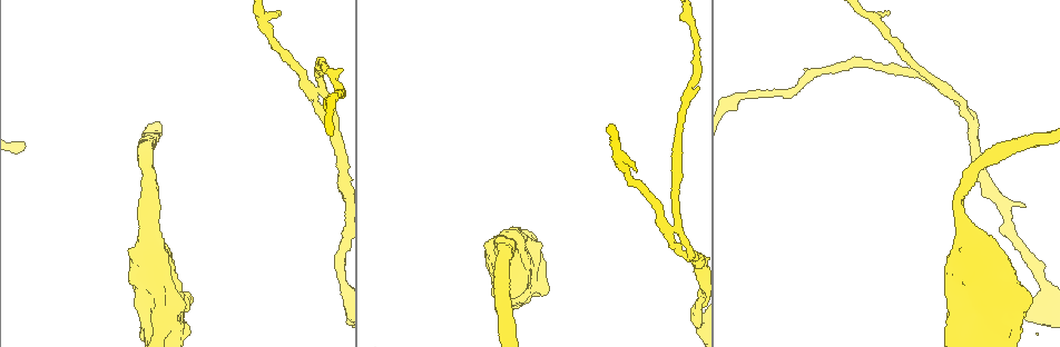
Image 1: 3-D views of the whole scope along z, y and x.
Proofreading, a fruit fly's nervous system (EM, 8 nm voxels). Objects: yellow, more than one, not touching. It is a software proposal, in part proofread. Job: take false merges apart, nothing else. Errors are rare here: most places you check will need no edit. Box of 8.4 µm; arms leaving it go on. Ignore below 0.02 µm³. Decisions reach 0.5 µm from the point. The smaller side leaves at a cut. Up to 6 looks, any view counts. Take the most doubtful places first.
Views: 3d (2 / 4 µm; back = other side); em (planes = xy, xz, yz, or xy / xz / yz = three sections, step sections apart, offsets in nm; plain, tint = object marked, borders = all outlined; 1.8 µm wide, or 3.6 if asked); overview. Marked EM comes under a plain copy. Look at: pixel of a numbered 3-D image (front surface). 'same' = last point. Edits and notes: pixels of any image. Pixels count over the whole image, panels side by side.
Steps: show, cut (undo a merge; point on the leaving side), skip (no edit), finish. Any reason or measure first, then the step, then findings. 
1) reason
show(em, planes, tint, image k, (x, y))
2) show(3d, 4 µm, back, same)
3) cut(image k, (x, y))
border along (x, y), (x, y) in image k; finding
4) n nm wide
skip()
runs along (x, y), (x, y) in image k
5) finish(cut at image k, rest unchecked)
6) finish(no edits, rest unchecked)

touches itself
show(em, planes, tint, image 1, (943, 91))

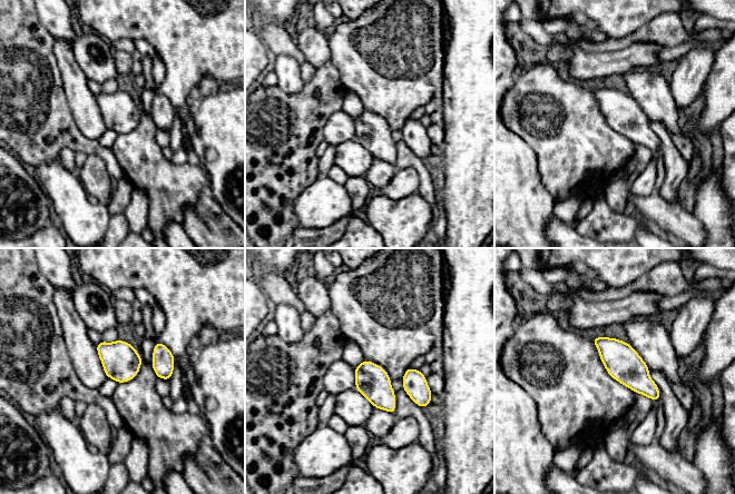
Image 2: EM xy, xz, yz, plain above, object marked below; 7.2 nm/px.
skip()
continuous, no second cell

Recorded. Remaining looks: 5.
sudden change in width
show(3d, 4 µm, image 1, (996, 322))

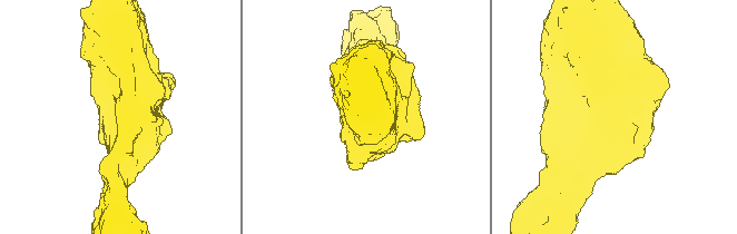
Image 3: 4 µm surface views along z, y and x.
need the tissue
show(em, 3.6 µm, planes, borders, image 3, (616, 114))

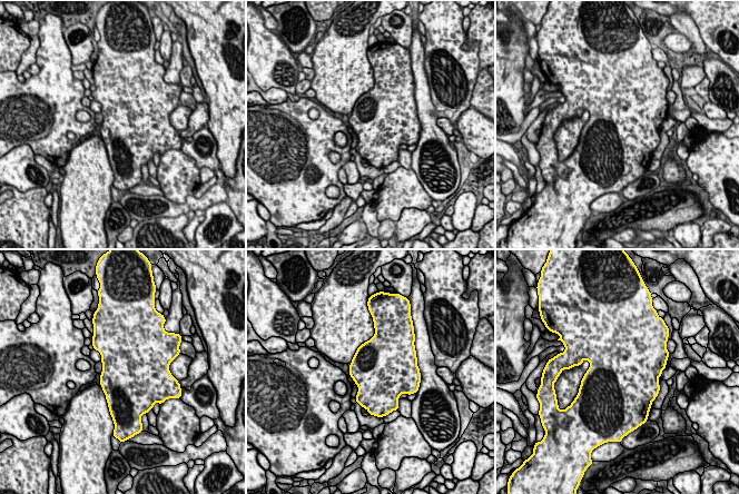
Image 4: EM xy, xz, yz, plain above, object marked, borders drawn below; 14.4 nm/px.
skip()
one cell here

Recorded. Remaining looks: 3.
sudden change in width
show(em, planes, tint, image 1, (967, 238))

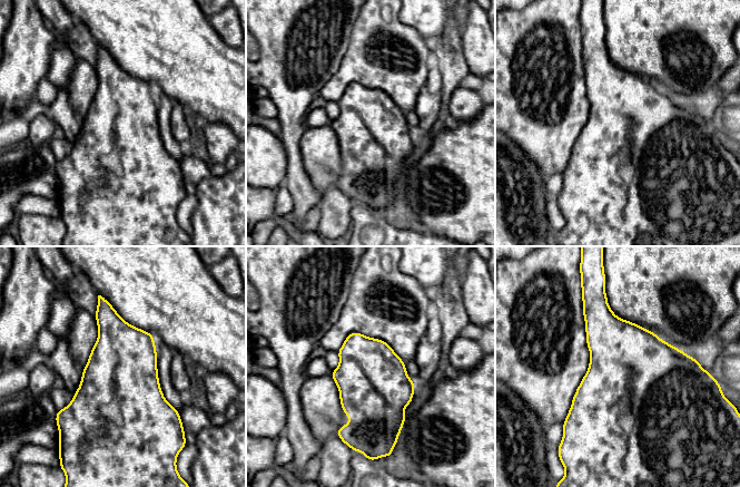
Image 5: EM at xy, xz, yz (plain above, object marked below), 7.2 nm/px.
skip()
continuous, no second cell

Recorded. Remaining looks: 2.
finish(no edits, rest unchecked)

